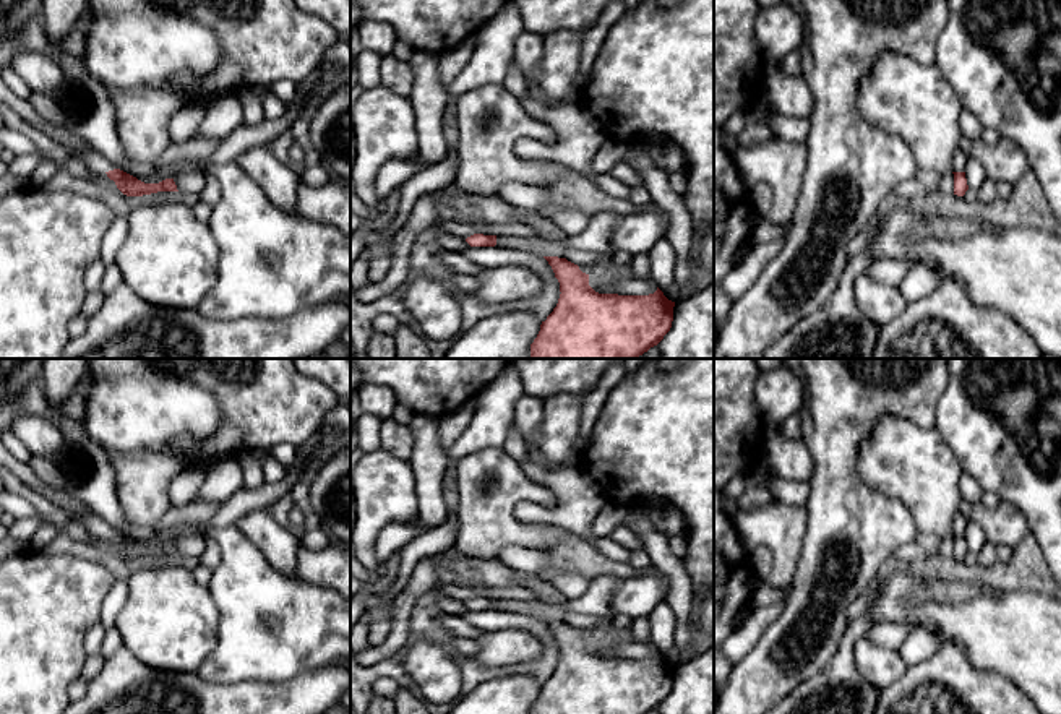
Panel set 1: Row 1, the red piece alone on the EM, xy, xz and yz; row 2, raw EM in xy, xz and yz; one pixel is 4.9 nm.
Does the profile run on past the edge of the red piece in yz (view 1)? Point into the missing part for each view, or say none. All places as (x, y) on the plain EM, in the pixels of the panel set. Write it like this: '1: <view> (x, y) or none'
1: none

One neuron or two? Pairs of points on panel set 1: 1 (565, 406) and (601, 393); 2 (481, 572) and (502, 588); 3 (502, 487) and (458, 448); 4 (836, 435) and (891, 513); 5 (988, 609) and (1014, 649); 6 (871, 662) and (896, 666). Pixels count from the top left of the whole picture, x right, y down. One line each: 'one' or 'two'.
1: two
2: two
3: two
4: one
5: one
6: one

